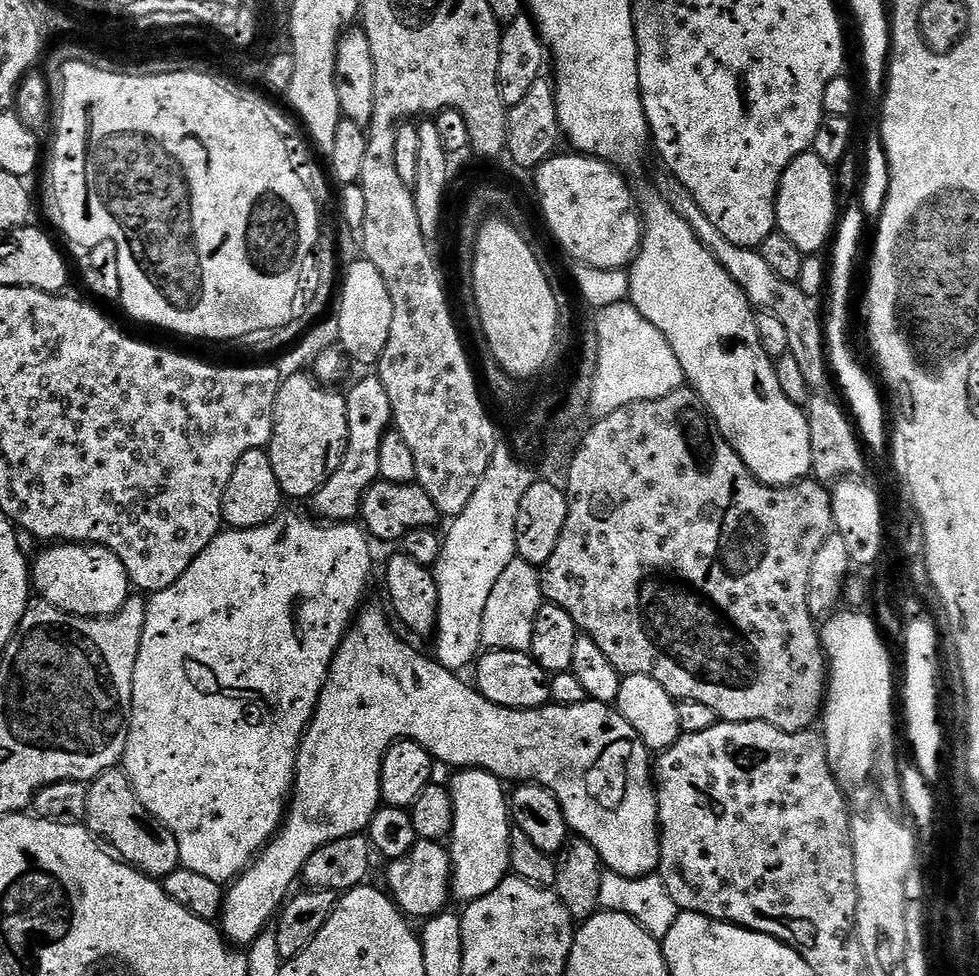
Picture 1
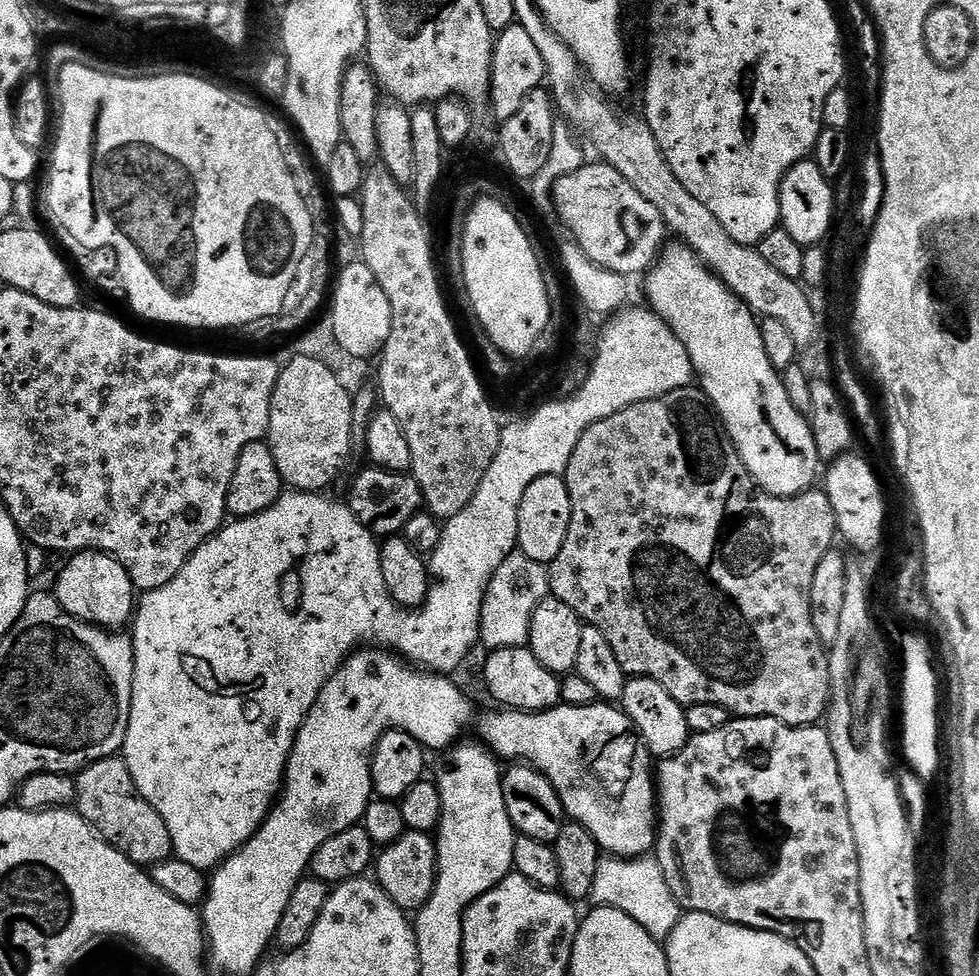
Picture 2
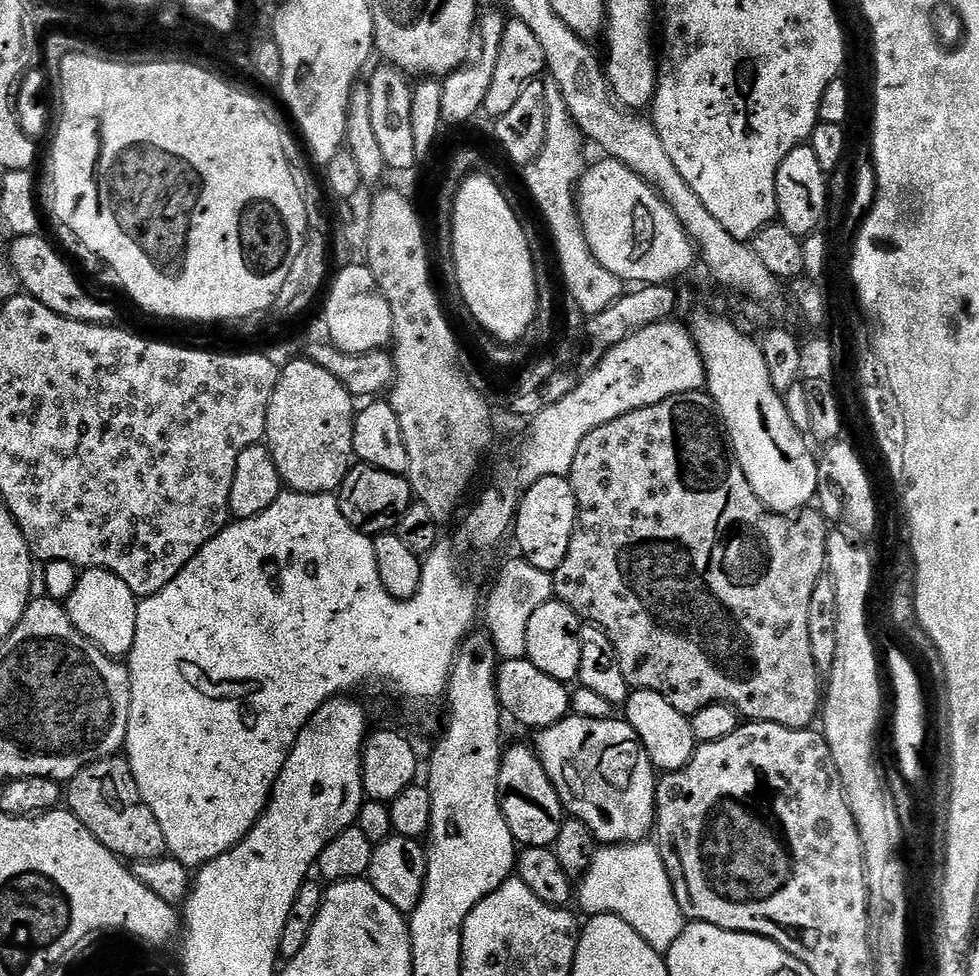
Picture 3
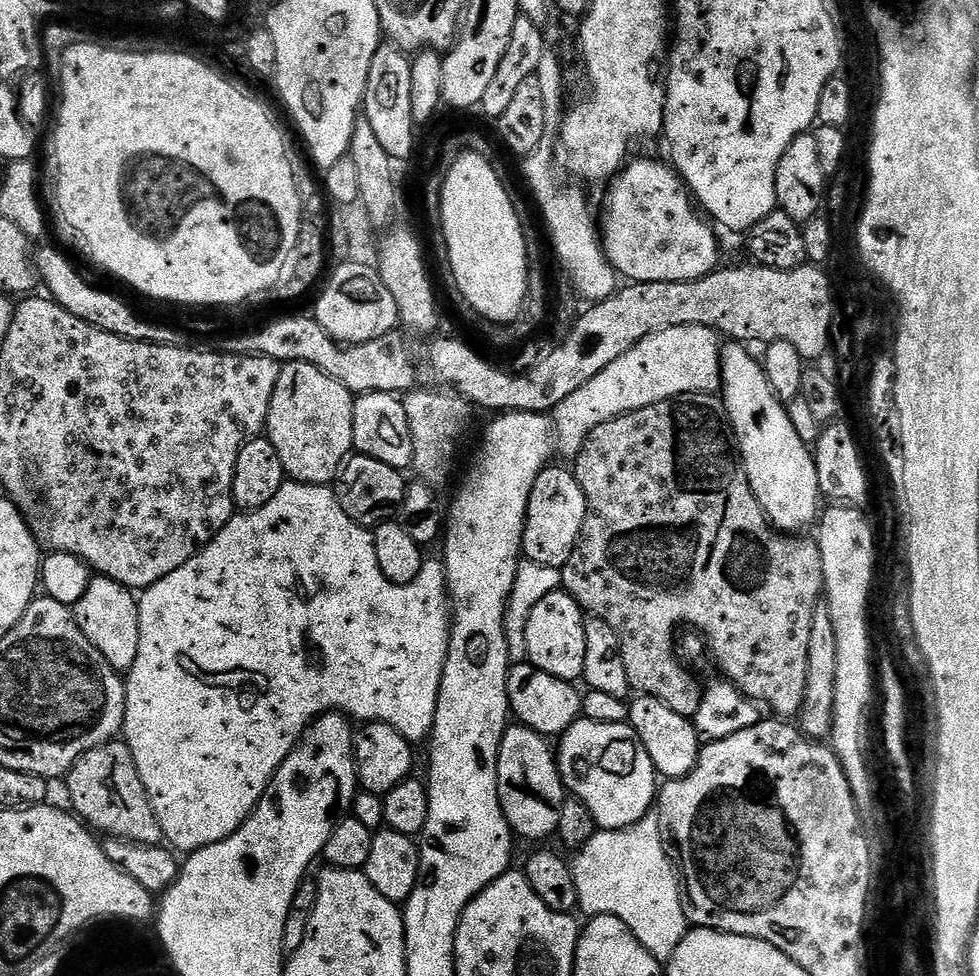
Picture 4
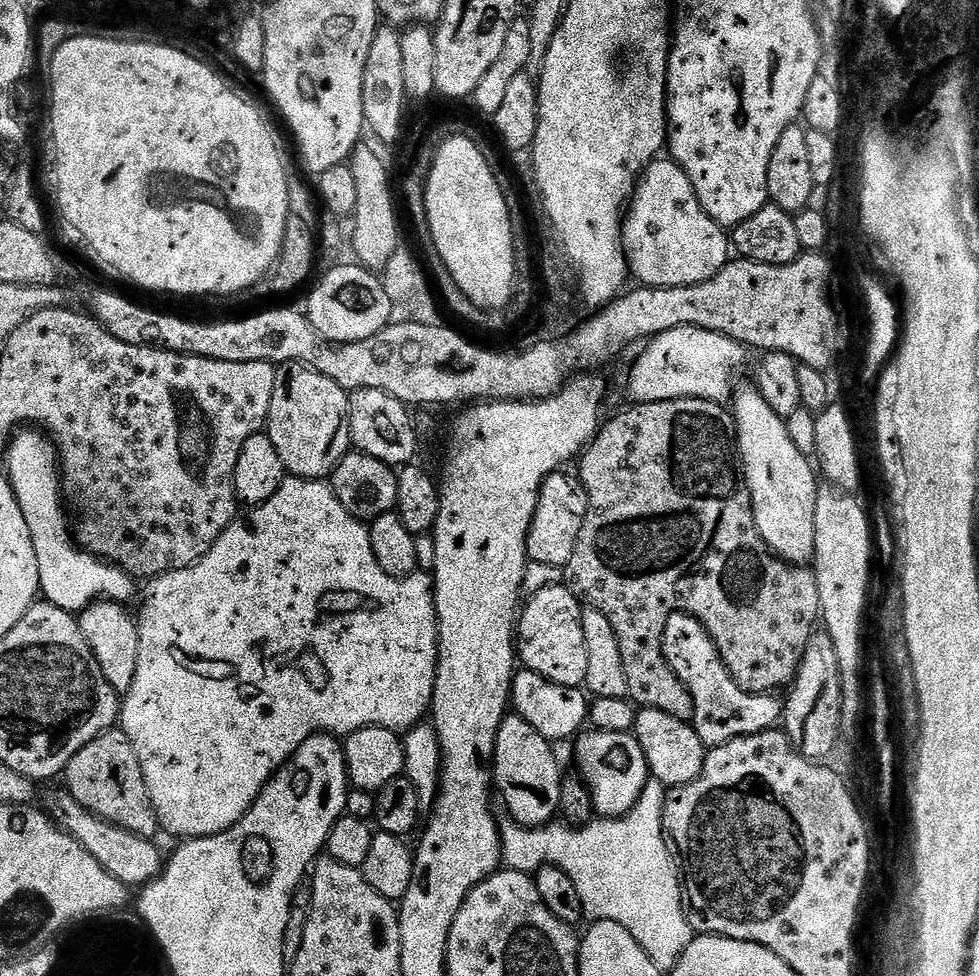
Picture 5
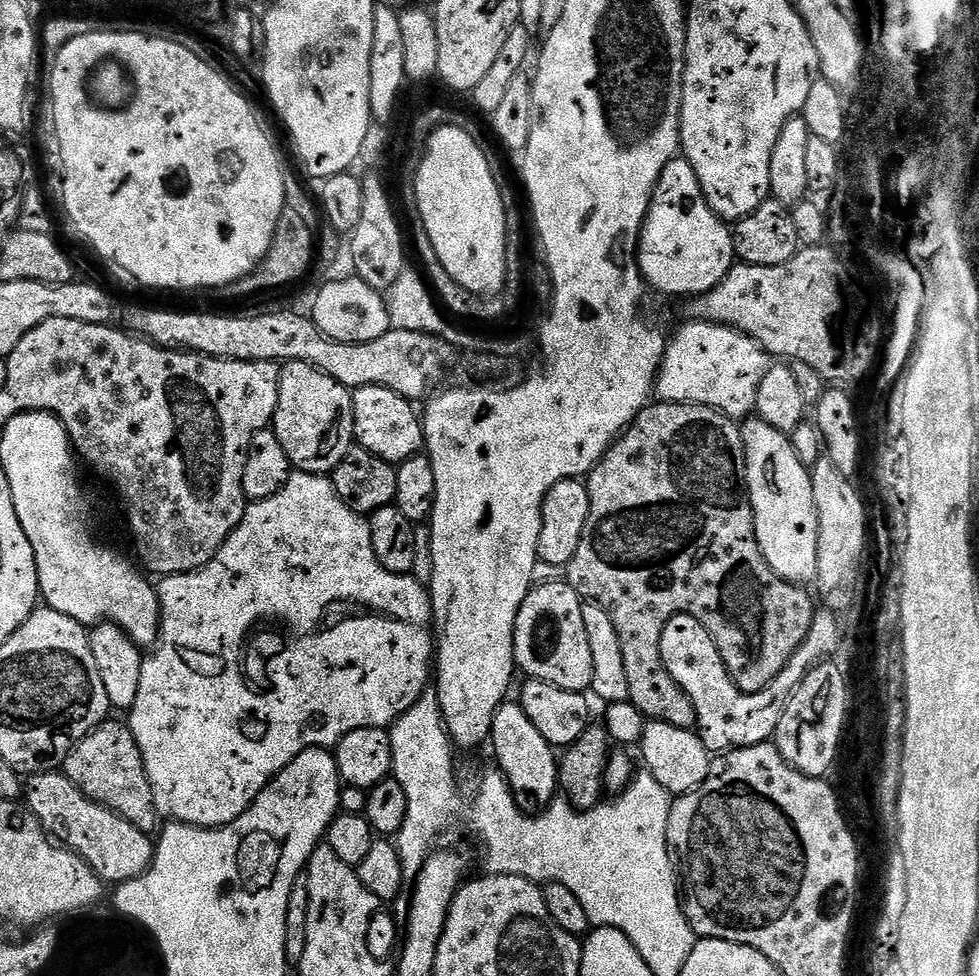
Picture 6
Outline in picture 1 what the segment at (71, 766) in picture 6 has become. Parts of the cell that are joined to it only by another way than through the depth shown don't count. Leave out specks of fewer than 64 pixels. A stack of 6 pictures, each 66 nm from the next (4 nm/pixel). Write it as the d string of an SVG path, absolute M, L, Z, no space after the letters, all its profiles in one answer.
M119 767L108 769L88 784L84 820L93 836L103 841L124 863L132 865L146 876L163 878L181 867L174 834L170 834L166 825L154 819L150 810L142 806L138 794L134 794L128 775Z

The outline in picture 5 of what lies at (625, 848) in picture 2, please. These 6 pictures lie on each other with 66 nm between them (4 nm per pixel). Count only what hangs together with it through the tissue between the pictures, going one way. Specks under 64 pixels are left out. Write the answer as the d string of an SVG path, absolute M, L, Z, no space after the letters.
M588 730L575 744L576 764L580 767L578 775L591 790L592 804L597 813L604 818L628 815L640 801L640 795L650 779L646 754L642 754L642 746L636 741L635 735L632 732Z

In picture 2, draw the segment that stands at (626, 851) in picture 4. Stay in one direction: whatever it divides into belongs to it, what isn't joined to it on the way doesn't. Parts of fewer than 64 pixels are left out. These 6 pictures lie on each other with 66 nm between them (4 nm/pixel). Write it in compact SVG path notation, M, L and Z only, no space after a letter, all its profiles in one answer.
M604 858L598 866L598 874L594 874L594 890L591 899L601 908L622 910L622 914L630 914L646 934L655 940L667 941L674 926L679 922L682 909L680 903L670 894L670 886L666 886L666 878L655 858Z

